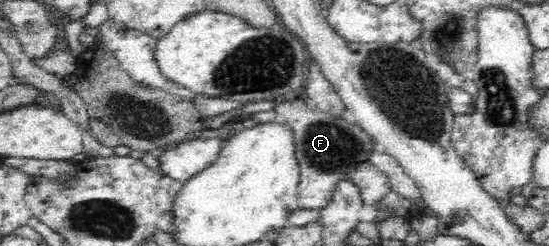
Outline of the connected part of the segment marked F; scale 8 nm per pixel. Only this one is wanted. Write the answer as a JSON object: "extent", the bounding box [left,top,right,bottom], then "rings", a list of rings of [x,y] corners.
{"extent":[273,97,382,210],"rings":[[[305,97],[279,100],[273,110],[278,119],[293,130],[299,168],[297,203],[302,209],[321,210],[326,207],[334,195],[338,180],[349,176],[357,163],[368,160],[374,149],[382,151],[362,127],[316,109]]]}

